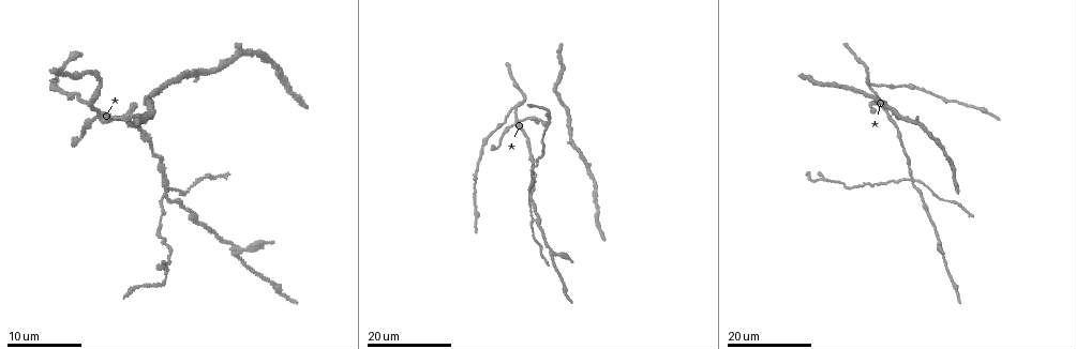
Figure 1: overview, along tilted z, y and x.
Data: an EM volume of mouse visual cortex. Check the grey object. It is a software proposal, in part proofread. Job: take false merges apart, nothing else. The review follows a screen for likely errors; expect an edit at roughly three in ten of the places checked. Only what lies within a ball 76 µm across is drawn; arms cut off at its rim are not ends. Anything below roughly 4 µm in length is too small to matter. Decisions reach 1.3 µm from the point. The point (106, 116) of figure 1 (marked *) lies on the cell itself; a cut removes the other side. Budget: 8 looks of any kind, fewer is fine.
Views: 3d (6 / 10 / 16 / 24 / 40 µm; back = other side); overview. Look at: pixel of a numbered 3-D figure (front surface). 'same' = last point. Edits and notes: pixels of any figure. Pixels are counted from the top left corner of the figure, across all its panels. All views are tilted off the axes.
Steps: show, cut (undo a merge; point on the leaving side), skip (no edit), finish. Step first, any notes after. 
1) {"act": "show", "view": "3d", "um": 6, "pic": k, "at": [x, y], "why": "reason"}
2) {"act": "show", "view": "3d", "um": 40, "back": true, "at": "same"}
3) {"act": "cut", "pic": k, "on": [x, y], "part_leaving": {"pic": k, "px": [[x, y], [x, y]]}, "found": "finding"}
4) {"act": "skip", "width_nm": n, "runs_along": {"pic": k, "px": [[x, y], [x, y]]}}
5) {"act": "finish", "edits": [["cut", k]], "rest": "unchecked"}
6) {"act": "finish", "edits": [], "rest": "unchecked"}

{"act": "show", "view": "3d", "um": 16, "pic": 1, "at": [900, 141], "why": "thick turns thin"}

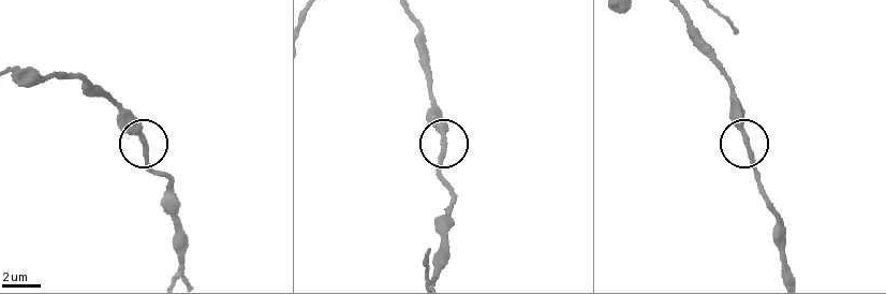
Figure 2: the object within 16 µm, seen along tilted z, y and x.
{"act": "show", "view": "3d", "um": 10, "pic": 2, "at": [745, 137]}

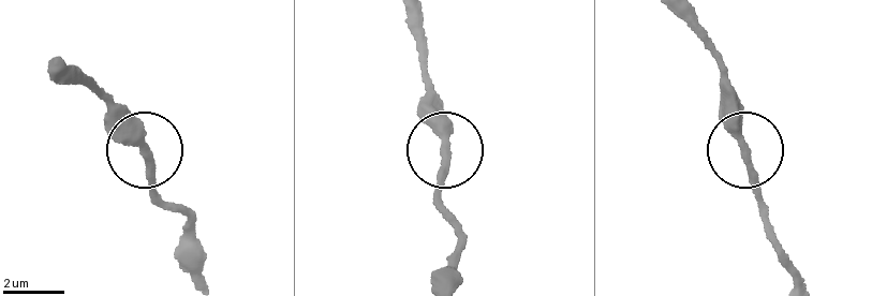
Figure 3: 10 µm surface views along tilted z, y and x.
{"act": "skip", "runs_along": {"pic": 3, "px": [[410, 21], [423, 53], [422, 108], [442, 154], [435, 201]]}, "found": "all the same cell"}

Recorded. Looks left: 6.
{"act": "show", "view": "3d", "um": 24, "pic": 1, "at": [528, 194], "why": "looks like a crossing"}

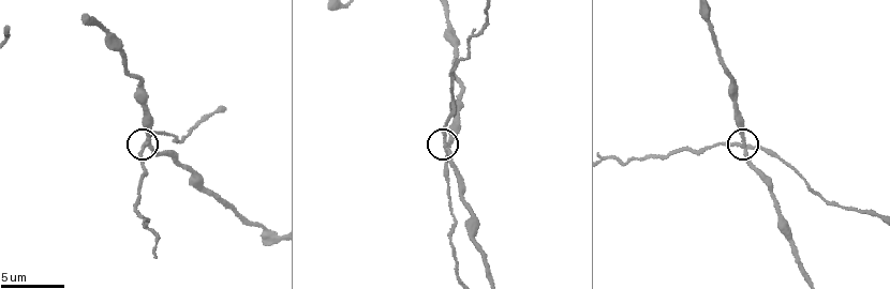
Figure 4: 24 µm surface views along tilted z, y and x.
{"act": "show", "view": "3d", "um": 6, "pic": 4, "at": [146, 143], "why": "closer look"}

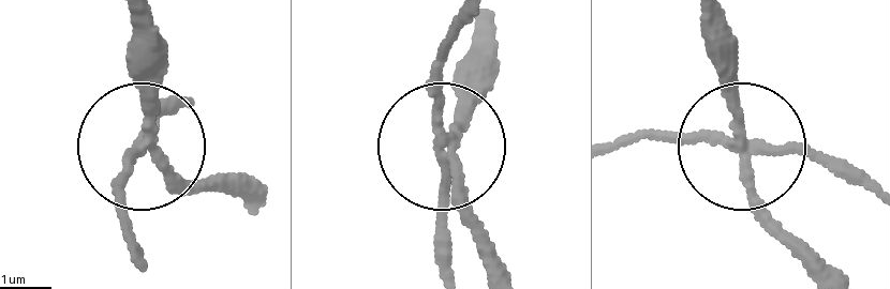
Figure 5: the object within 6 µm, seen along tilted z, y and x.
{"act": "cut", "pic": 5, "on": [440, 208], "side_arm_um": 34, "part_leaving": {"pic": 5, "px": [[436, 133], [436, 59], [454, 16]]}, "found": "two cells meet here"}

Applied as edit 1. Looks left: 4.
{"act": "show", "view": "3d", "um": 10, "pic": 4, "at": [273, 241], "why": "a fork"}

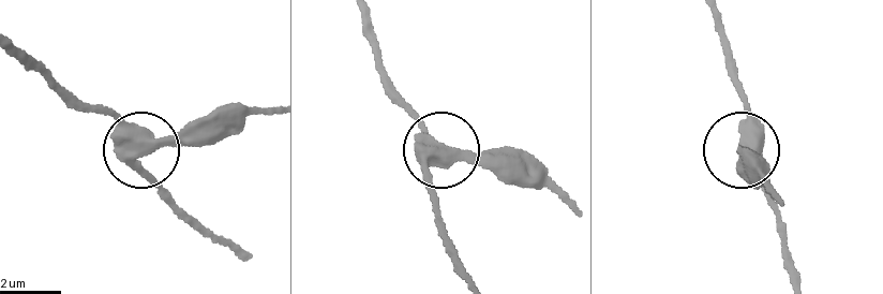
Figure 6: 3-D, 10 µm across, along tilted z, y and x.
{"act": "show", "view": "3d", "um": 10, "back": true, "pic": 6, "at": [137, 153]}

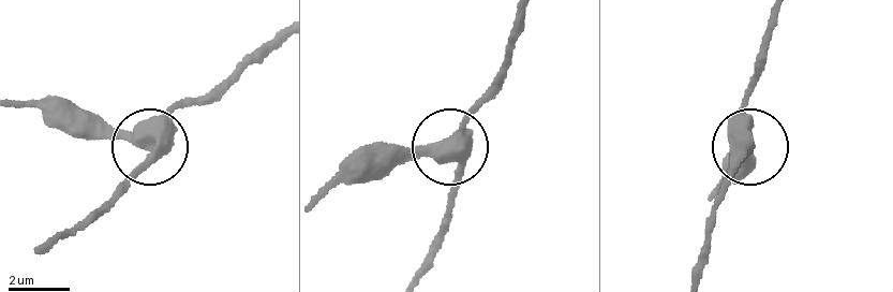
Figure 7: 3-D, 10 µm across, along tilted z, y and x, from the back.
{"act": "skip", "width_nm": 430, "found": "continuous, no second cell"}

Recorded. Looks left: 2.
{"act": "finish", "edits": [["cut", 5]], "rest": "unchecked"}

